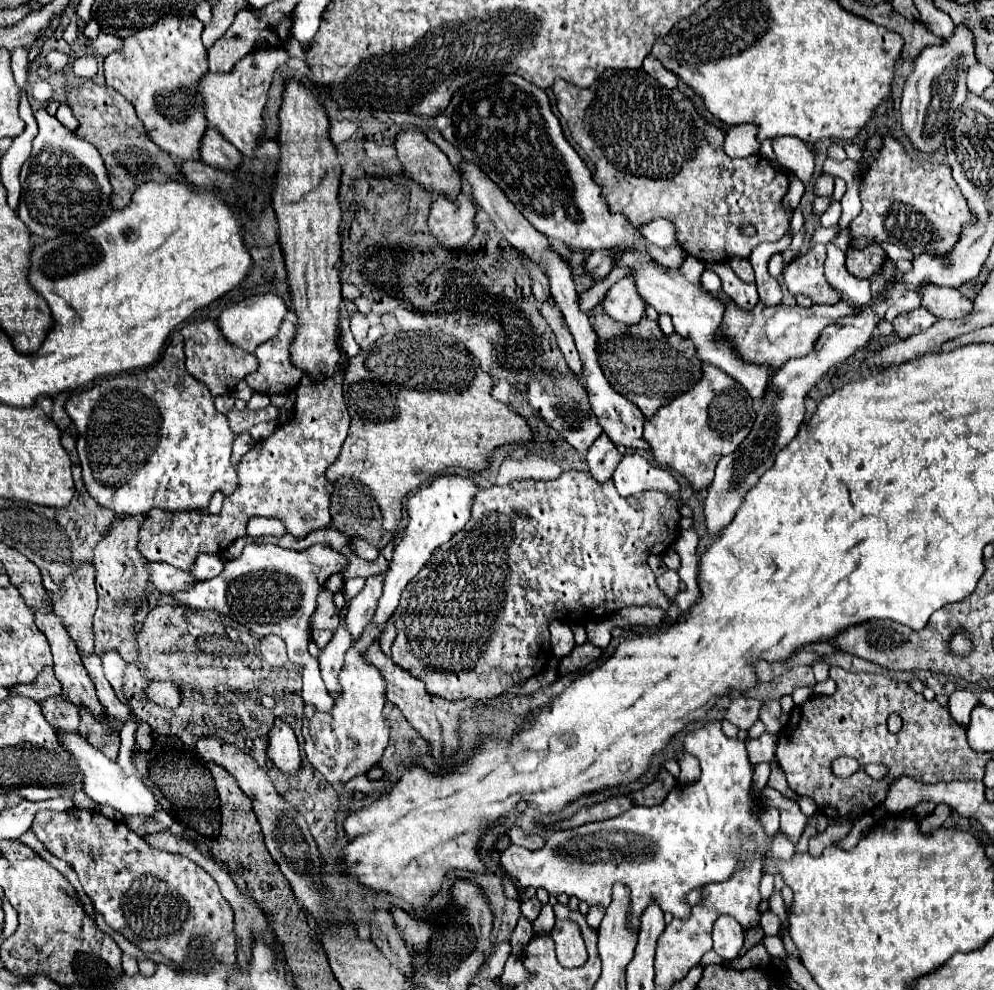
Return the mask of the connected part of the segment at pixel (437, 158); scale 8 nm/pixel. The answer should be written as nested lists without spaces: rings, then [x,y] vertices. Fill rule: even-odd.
[[[421,129],[401,131],[395,137],[395,149],[397,149],[397,159],[401,161],[405,173],[409,173],[409,177],[415,183],[419,183],[421,187],[425,187],[429,191],[443,193],[449,199],[455,199],[461,193],[461,175],[459,175],[459,171],[449,163],[445,153]]]

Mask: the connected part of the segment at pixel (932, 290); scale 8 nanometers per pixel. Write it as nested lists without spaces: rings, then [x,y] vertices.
[[[925,287],[921,291],[925,299],[927,311],[941,319],[961,319],[973,311],[973,301],[963,297],[959,289],[941,289],[941,287]]]

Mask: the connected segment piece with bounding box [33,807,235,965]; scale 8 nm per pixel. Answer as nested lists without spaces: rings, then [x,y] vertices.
[[[77,807],[63,813],[39,811],[33,821],[33,831],[55,857],[67,861],[75,869],[85,893],[95,903],[95,909],[105,917],[105,923],[117,933],[125,935],[139,949],[159,951],[165,955],[165,959],[183,963],[189,939],[201,935],[205,949],[211,951],[219,961],[227,965],[235,963],[233,911],[229,903],[225,903],[215,879],[191,859],[149,845],[147,839],[131,831],[125,821],[107,819],[99,811],[85,811]]]

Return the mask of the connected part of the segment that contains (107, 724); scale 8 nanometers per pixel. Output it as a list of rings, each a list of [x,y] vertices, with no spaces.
[[[85,707],[79,709],[79,719],[81,719],[79,733],[85,739],[89,739],[89,743],[97,747],[105,757],[115,761],[119,753],[119,729],[123,727],[121,721],[117,721],[107,713],[103,719],[99,719],[95,713],[91,713]]]

